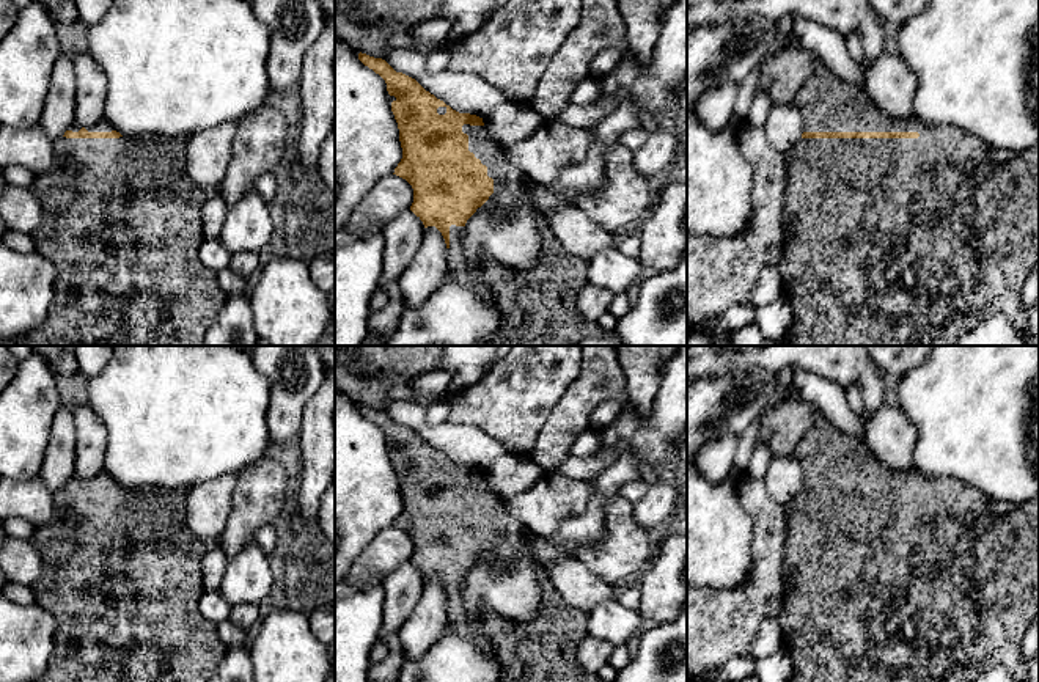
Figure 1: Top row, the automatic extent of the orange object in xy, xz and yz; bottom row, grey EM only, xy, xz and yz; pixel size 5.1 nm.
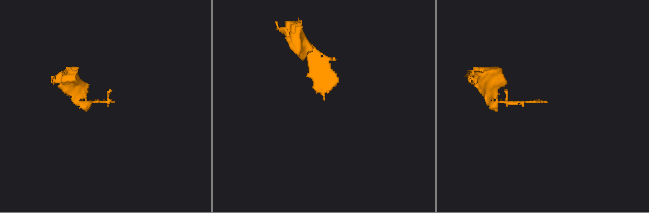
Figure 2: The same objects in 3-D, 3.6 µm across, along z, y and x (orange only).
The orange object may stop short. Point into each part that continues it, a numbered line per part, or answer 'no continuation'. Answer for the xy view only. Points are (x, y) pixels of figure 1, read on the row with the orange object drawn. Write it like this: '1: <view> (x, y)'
1: xy (123, 223)

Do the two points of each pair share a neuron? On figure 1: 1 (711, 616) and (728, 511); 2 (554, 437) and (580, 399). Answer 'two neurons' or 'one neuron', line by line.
1: two neurons
2: one neuron

